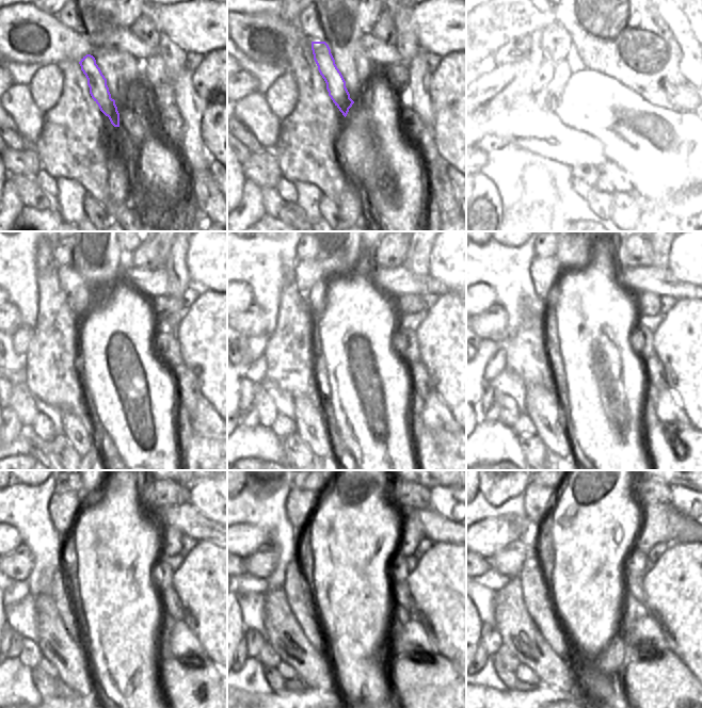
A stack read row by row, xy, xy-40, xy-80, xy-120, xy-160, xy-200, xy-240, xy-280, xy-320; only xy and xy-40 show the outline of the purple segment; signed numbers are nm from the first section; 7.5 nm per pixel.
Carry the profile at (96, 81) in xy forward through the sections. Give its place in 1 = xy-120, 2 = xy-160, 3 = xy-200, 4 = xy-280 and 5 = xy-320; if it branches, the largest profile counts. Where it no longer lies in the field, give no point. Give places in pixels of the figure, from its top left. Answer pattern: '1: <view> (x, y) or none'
1: xy-120 (81, 299)
2: xy-160 (312, 288)
3: xy-200 (545, 273)
4: xy-280 (301, 504)
5: xy-320 (539, 501)

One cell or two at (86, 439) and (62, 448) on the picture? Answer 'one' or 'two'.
two

